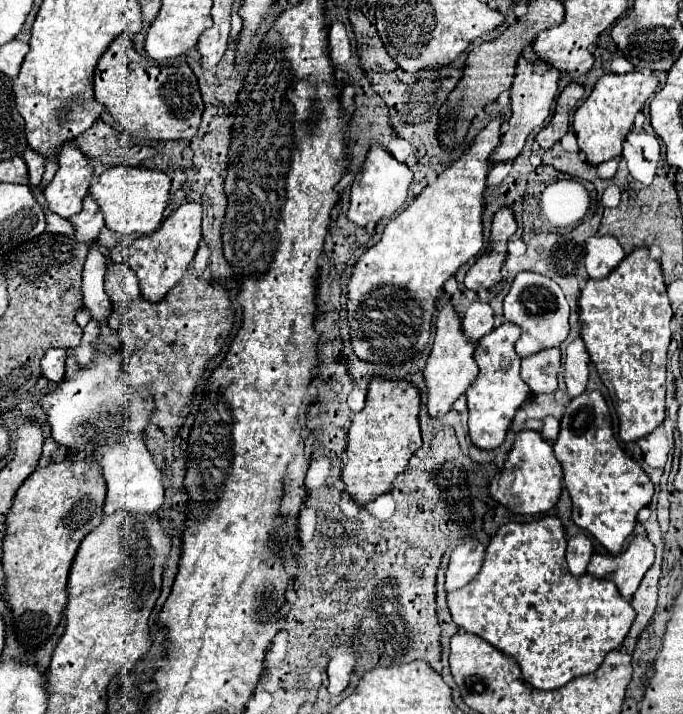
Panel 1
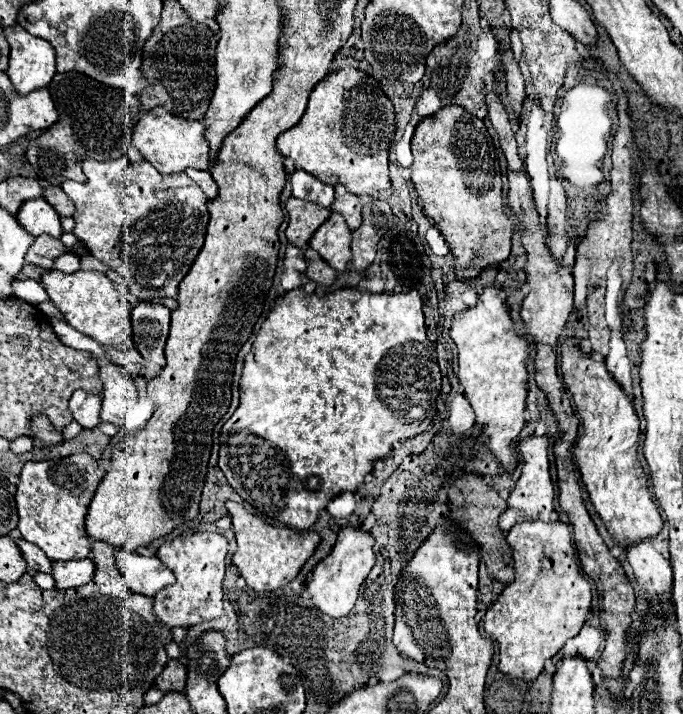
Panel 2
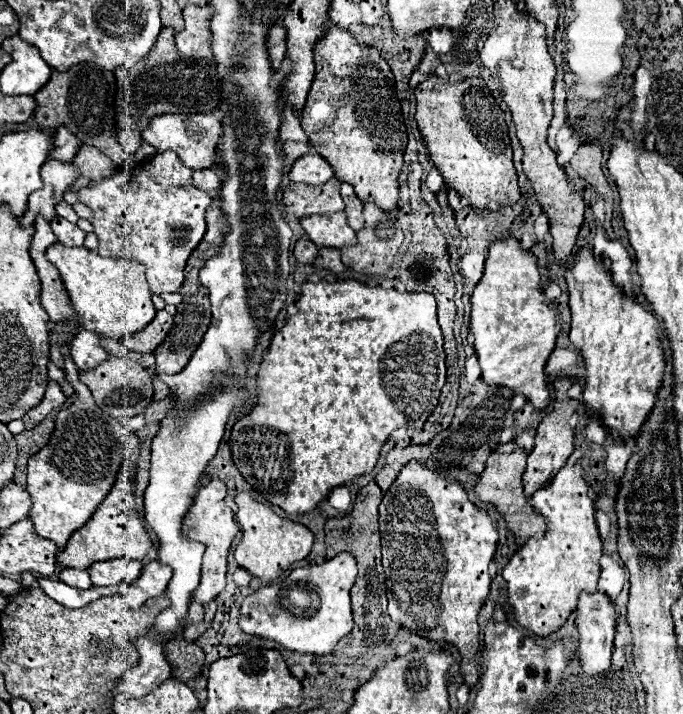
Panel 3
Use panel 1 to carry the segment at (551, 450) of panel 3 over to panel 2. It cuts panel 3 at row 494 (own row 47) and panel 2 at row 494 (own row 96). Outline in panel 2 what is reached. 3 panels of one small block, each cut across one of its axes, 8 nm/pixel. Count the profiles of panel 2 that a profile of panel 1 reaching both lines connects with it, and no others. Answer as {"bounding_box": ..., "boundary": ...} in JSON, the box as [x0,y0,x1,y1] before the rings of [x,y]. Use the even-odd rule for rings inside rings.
{"bounding_box":[500,436,554,530],"boundary":[[[528,436],[518,442],[516,452],[522,456],[524,466],[518,482],[514,484],[510,498],[508,498],[508,510],[500,516],[500,528],[510,530],[514,524],[522,522],[550,522],[550,514],[554,512],[554,486],[550,482],[550,470],[548,470],[548,444],[550,440],[546,436],[534,438]]]}

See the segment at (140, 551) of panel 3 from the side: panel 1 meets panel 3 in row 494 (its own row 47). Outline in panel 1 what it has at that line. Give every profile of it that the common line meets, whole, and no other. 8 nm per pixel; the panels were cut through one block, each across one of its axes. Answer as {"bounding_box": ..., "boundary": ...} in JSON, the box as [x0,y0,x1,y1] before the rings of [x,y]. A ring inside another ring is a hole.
{"bounding_box":[94,34,202,140],"boundary":[[[120,34],[114,38],[114,42],[106,48],[102,58],[96,64],[94,70],[94,98],[100,102],[116,122],[120,122],[126,130],[126,134],[134,138],[150,138],[150,140],[178,140],[178,138],[192,138],[198,130],[200,118],[202,118],[202,96],[198,90],[198,82],[194,72],[186,62],[178,62],[174,66],[158,64],[152,60],[140,62],[138,52],[134,50],[134,44],[128,34]]]}

